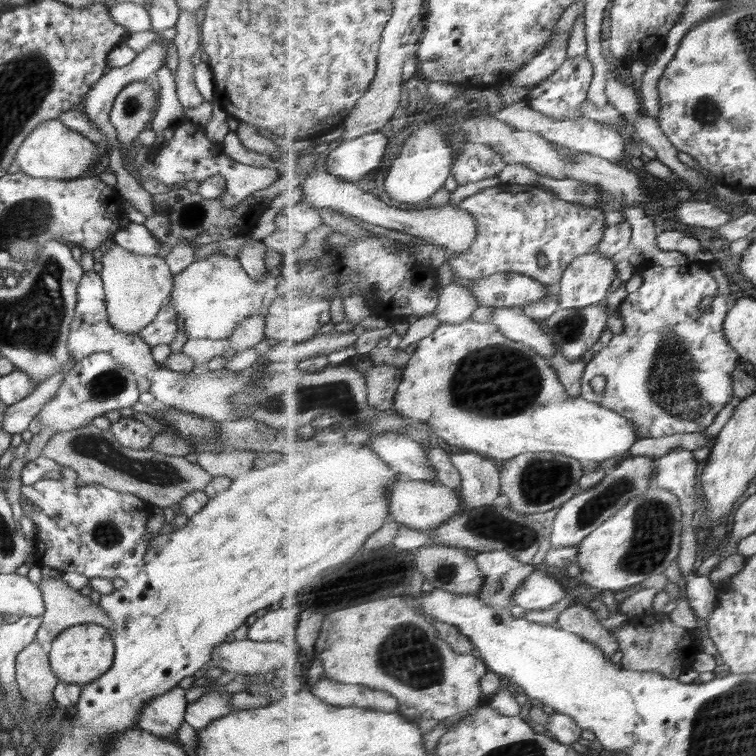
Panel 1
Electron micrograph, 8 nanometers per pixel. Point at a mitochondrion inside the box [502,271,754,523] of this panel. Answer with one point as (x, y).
(676, 385)

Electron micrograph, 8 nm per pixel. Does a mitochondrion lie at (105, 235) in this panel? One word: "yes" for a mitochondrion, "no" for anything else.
no

